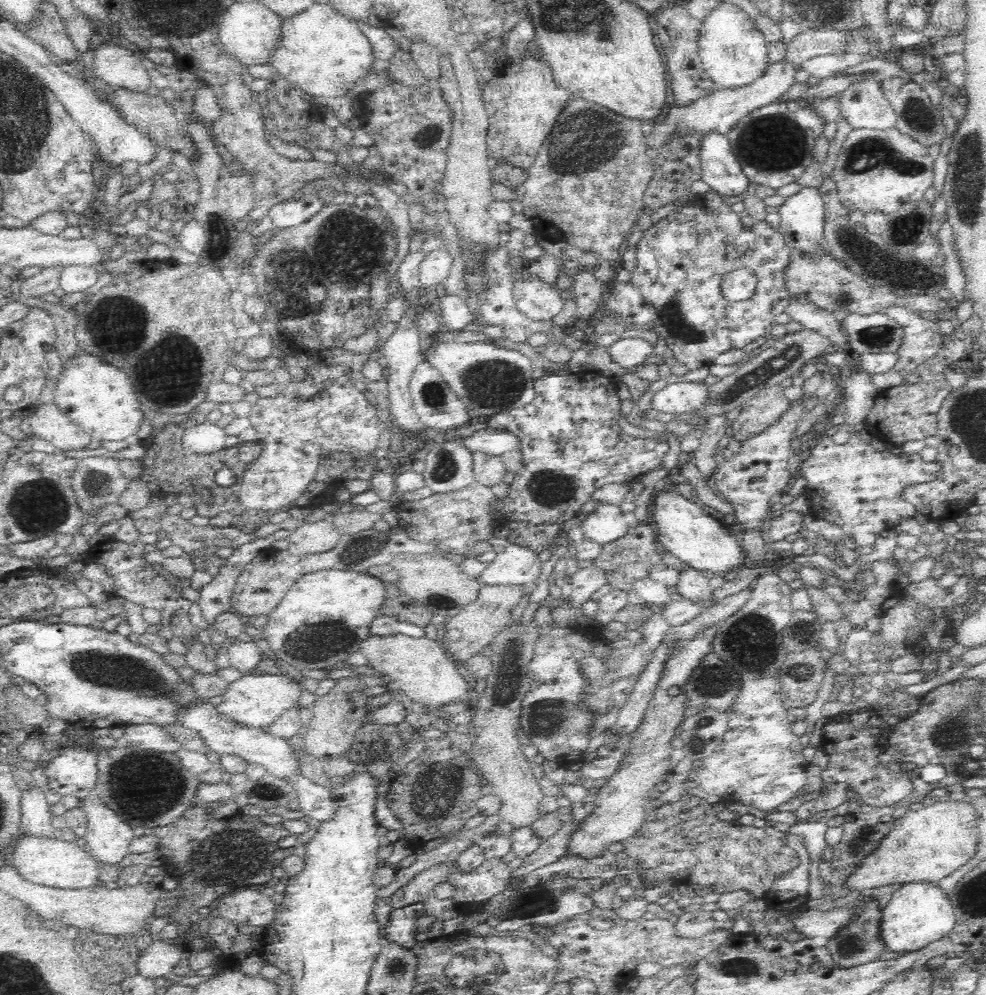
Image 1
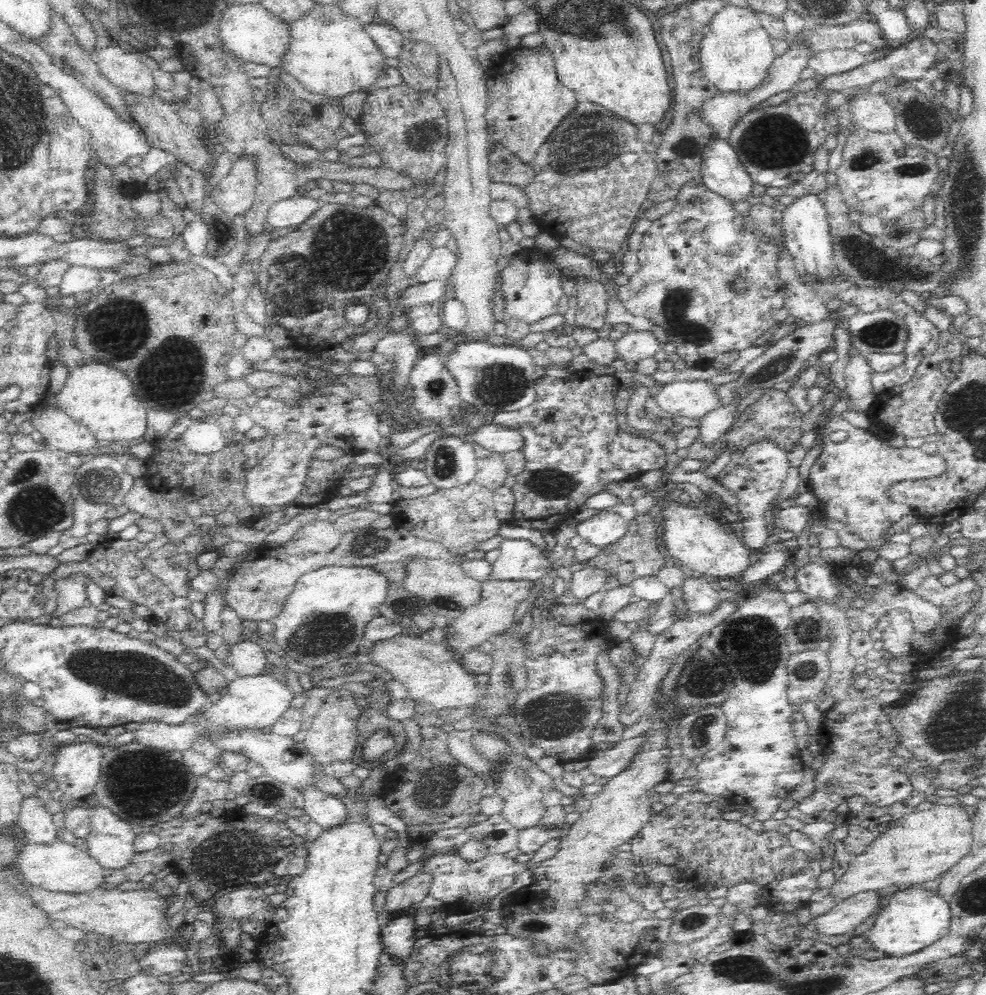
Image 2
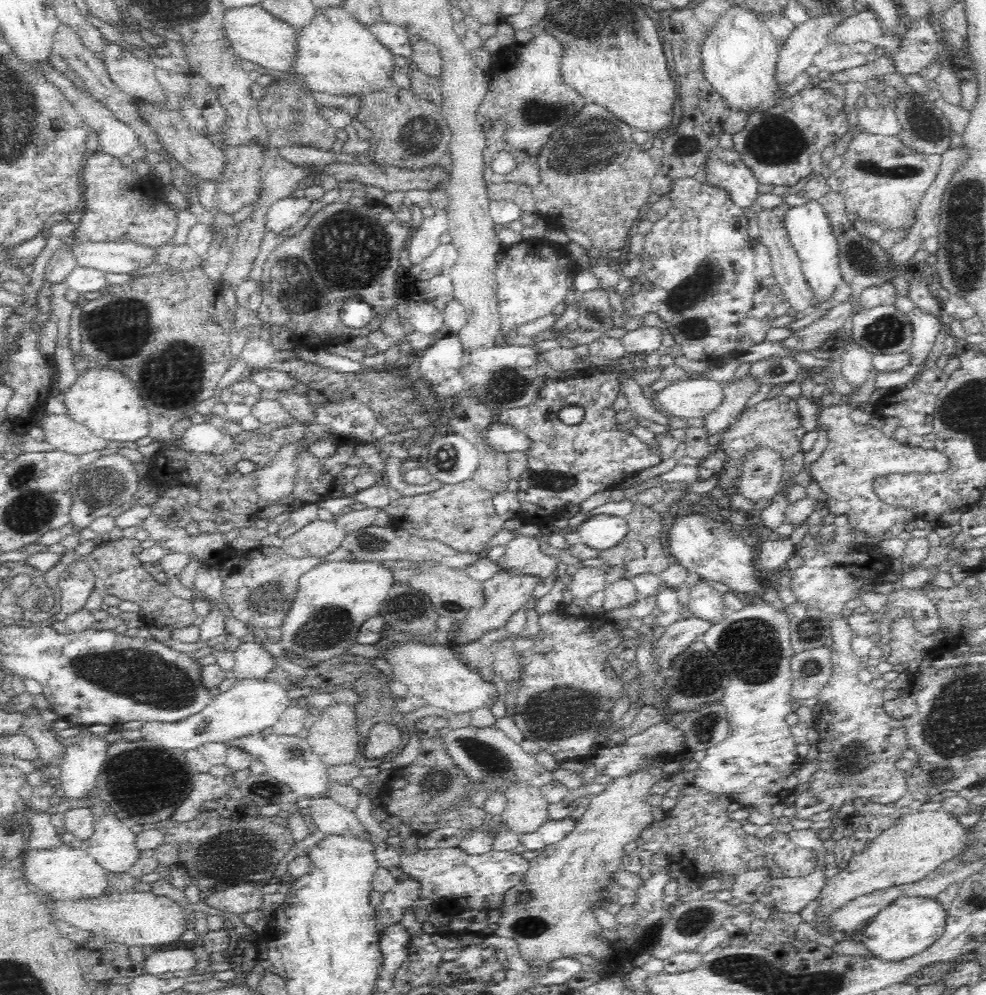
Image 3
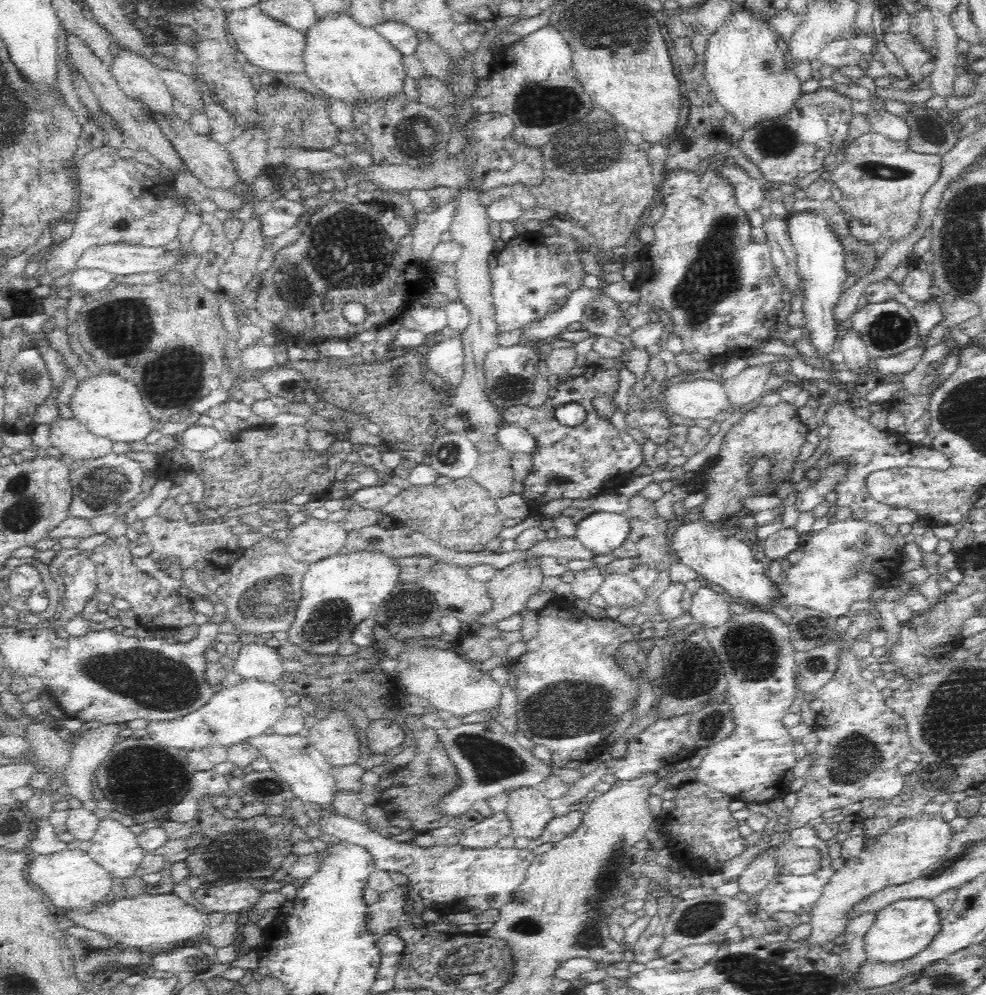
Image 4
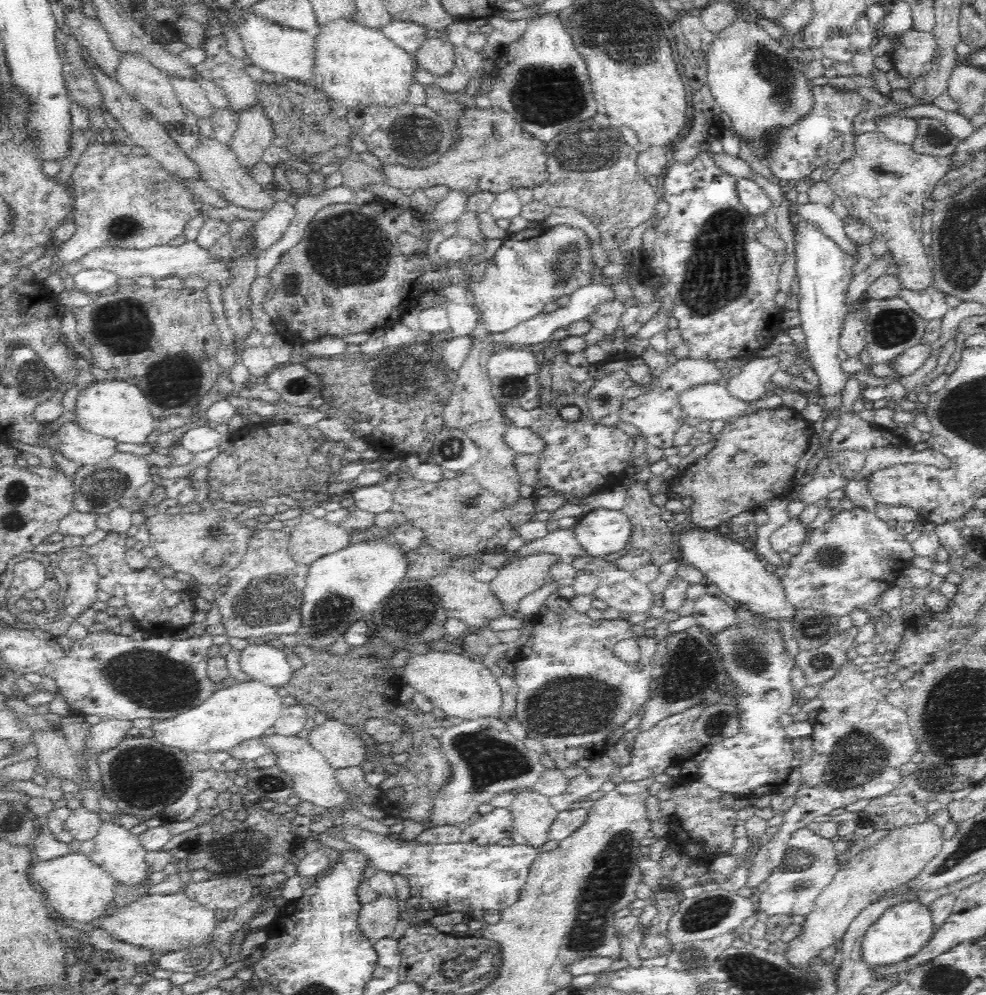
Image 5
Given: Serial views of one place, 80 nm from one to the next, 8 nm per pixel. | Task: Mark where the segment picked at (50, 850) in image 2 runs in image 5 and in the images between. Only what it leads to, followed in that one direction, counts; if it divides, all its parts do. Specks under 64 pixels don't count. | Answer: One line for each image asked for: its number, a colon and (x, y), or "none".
3: (61, 872)
4: (70, 879)
5: (78, 889)

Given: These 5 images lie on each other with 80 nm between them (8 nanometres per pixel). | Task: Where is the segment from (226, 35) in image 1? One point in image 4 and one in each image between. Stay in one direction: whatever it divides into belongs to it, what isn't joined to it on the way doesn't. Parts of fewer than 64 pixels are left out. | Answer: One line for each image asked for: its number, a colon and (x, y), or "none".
2: (250, 32)
3: (256, 35)
4: (271, 45)

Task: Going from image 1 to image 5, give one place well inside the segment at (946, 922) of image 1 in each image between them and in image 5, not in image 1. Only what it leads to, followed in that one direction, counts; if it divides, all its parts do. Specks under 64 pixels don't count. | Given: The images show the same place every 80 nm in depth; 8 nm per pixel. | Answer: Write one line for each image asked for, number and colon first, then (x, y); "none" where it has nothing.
2: (915, 917)
3: (910, 924)
4: (901, 930)
5: (903, 929)

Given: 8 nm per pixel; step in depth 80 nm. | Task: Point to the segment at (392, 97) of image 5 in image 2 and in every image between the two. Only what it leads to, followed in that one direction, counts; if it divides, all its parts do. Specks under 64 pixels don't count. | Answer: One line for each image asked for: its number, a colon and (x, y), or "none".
2: (328, 53)
3: (335, 54)
4: (347, 61)

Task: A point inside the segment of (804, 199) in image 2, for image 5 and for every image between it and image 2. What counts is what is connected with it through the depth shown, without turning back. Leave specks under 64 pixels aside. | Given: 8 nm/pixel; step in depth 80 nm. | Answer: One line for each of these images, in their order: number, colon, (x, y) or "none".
3: (810, 233)
4: (820, 256)
5: (824, 270)

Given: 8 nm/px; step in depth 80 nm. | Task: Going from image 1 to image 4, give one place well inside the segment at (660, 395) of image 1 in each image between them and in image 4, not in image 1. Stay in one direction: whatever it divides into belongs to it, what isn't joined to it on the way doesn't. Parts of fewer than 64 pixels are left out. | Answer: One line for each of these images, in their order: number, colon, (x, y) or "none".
2: (694, 399)
3: (696, 398)
4: (702, 398)

